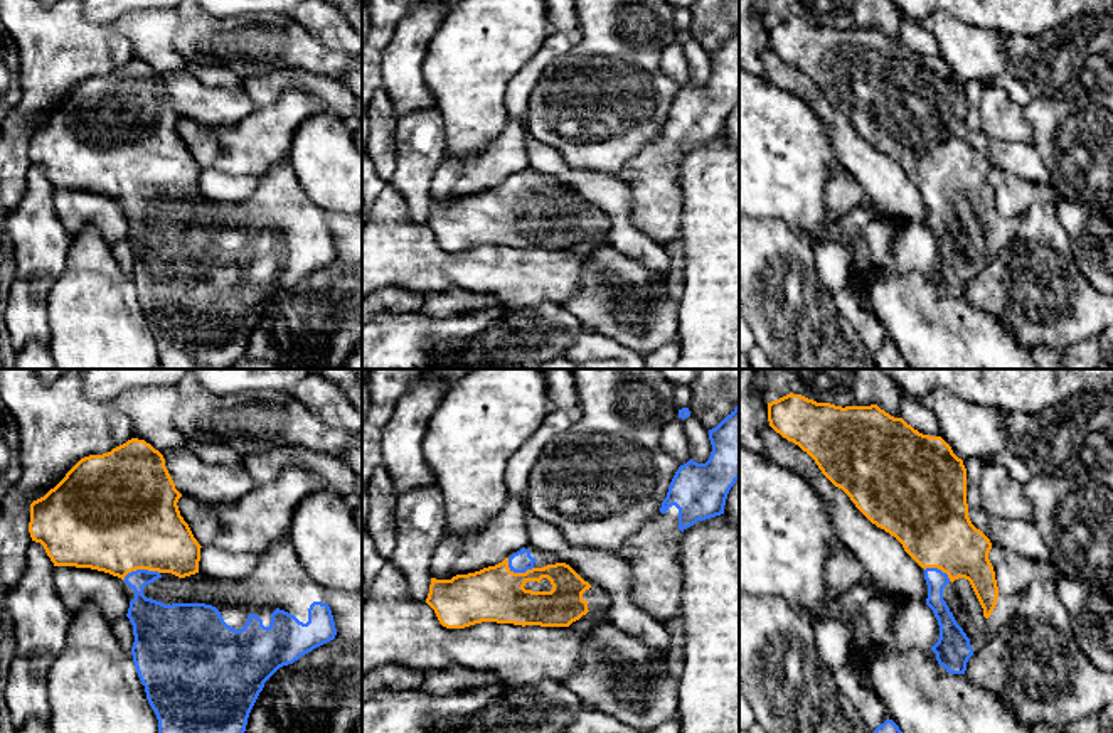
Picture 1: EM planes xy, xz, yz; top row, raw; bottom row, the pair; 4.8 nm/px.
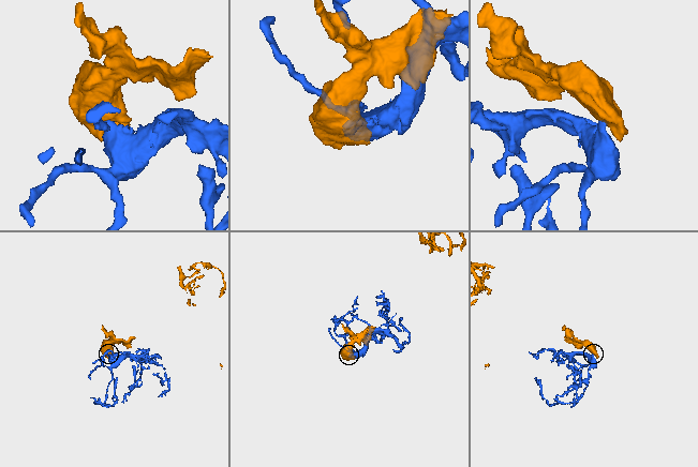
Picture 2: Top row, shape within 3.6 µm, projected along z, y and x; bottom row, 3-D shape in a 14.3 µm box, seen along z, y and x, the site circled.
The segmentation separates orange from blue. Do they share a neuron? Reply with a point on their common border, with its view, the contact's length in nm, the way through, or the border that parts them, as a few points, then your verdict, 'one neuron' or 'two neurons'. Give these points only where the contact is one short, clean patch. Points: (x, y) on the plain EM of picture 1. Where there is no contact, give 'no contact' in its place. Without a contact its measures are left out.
contact xy (140, 191); length 180 nm; way xy (122, 142), (137, 165), (140, 191), (140, 230), (150, 241); one neuron

